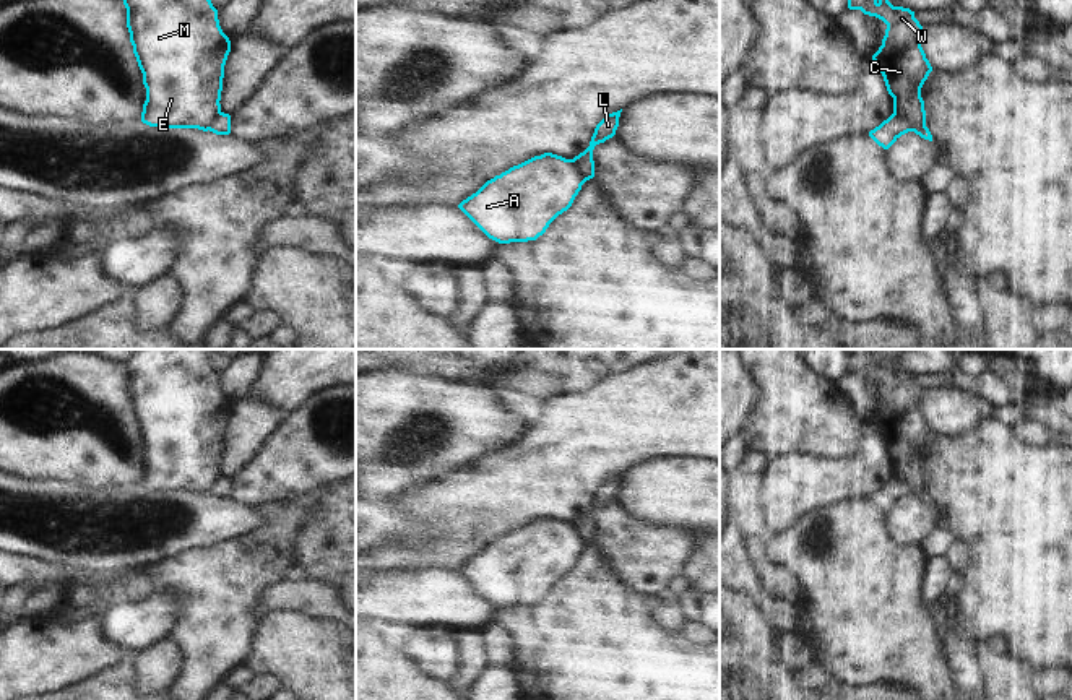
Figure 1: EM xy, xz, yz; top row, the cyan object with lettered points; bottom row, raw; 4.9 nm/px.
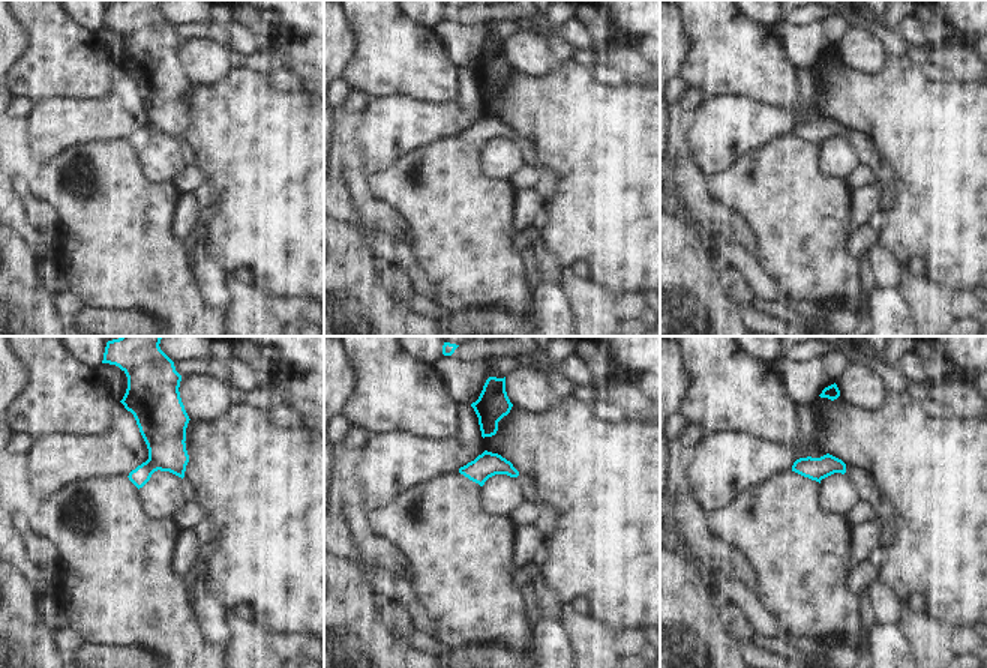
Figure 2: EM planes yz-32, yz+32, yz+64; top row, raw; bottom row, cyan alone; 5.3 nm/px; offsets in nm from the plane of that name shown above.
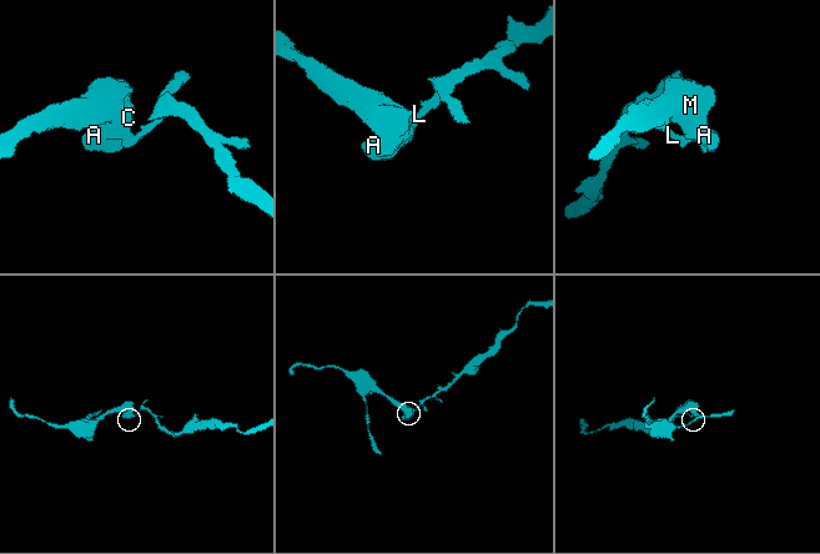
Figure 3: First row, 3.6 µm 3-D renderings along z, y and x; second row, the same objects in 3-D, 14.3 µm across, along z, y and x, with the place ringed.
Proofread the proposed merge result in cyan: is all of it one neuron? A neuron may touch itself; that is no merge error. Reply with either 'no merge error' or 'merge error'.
merge error

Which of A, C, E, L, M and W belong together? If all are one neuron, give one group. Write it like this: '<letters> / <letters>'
A C E M W / L

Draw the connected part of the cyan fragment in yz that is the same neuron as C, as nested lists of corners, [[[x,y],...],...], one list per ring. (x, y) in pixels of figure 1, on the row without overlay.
[[[875,349],[871,354],[849,356],[848,372],[861,374],[887,388],[882,409],[872,424],[893,461],[893,477],[926,490],[921,452],[932,430],[921,411],[923,390],[914,382],[914,375],[888,365],[901,352],[903,349]]]

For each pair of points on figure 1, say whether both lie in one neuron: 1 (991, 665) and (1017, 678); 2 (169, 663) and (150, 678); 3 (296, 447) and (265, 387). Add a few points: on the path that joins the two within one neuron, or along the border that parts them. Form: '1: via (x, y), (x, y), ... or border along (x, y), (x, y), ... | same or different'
1: via (998, 669), (1006, 678), (1011, 678) | same
2: via (164, 663), (155, 673) | same
3: border along (317, 390), (306, 395), (286, 414) | different

